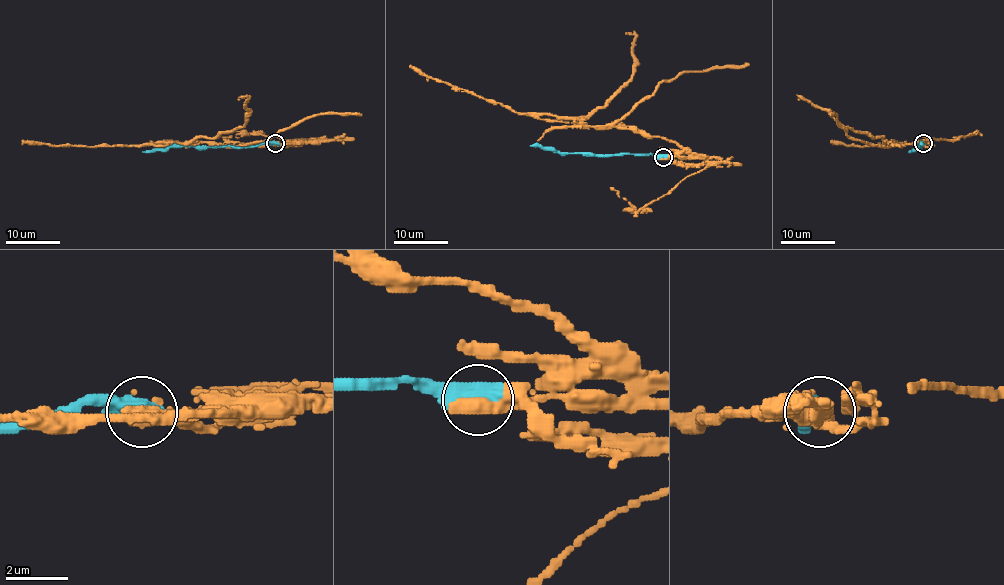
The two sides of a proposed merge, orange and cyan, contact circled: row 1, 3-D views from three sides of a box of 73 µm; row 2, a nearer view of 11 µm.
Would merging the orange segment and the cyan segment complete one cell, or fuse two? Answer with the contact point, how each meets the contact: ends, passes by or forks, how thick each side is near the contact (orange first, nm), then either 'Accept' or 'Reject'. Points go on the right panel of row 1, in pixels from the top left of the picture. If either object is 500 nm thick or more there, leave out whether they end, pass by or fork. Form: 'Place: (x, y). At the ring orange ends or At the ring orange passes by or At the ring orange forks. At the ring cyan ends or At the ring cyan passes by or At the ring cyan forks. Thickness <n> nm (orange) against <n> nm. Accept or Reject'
Place: (923, 143). Thickness 360 nm (orange) against 600 nm. Reject

